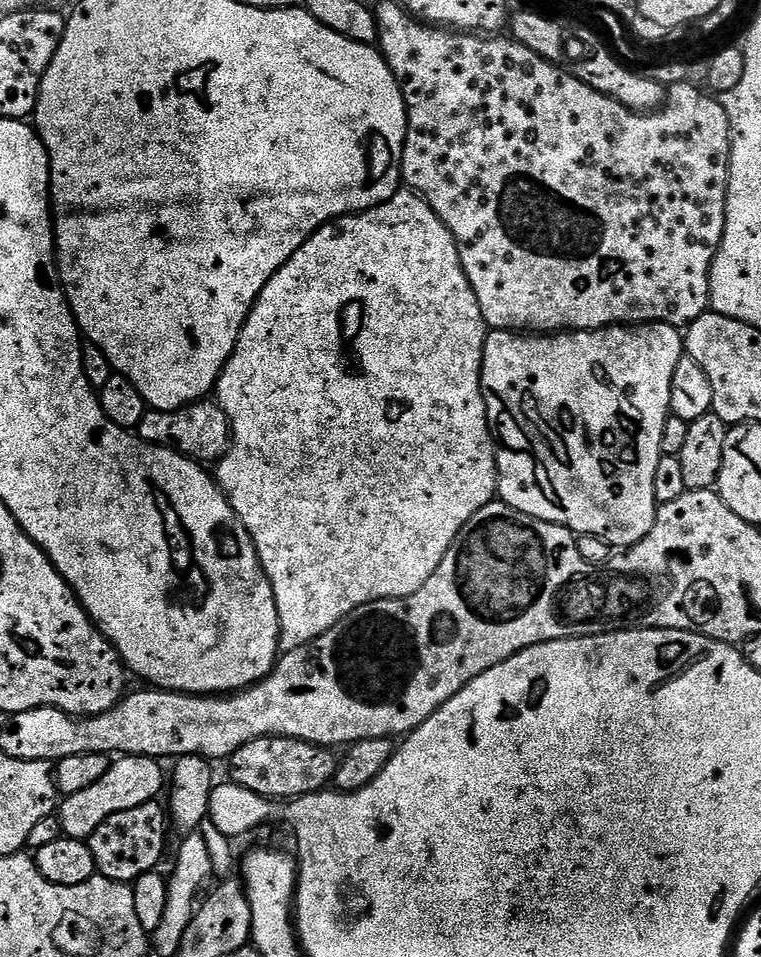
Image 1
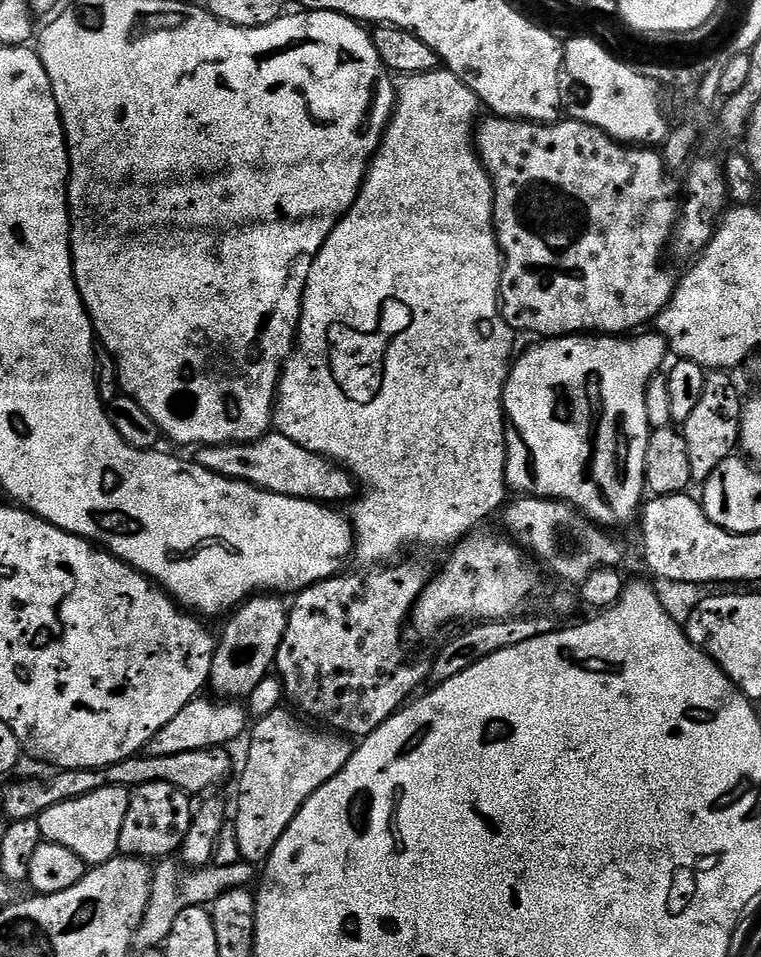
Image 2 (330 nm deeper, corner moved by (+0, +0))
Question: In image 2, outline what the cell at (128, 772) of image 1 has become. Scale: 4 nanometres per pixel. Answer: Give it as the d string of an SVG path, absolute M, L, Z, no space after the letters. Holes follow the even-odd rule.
M103 788L94 794L82 794L70 802L58 802L39 816L40 835L49 844L72 850L85 865L95 866L114 859L120 850L122 821L126 818L126 806L130 792L126 788Z

